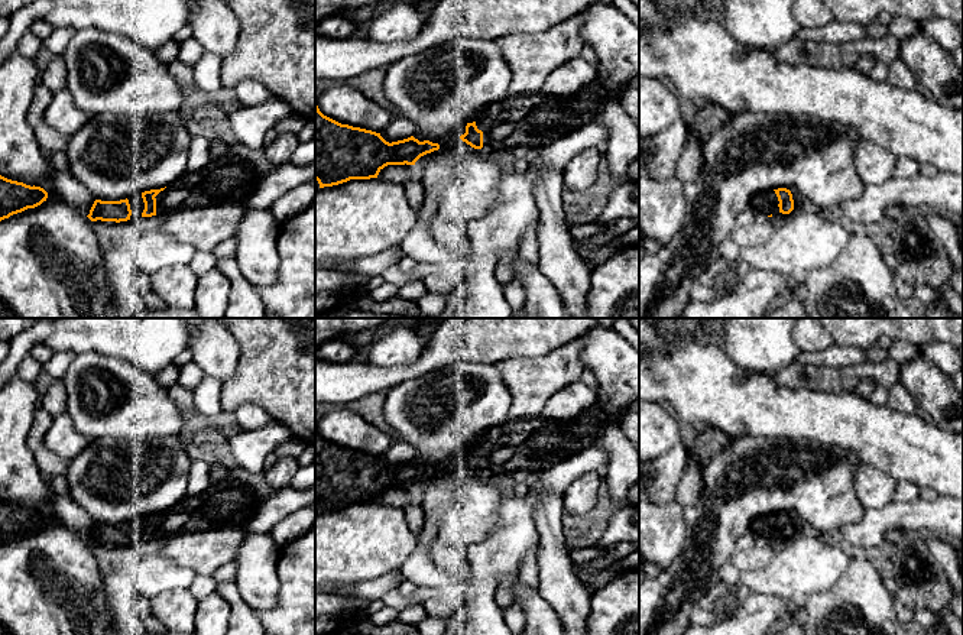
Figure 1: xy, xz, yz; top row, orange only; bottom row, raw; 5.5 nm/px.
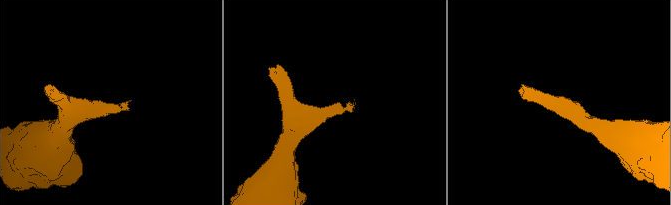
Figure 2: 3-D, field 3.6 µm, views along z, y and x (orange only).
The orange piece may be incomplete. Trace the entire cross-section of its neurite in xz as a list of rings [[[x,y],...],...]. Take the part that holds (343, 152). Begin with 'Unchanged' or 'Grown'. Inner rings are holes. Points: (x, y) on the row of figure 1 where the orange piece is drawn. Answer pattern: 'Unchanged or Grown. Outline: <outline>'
Unchanged. Outline: [[[315,94],[315,179],[320,188],[350,179],[377,178],[388,165],[415,165],[440,145],[414,136],[386,142],[380,133],[341,124],[324,116]]]

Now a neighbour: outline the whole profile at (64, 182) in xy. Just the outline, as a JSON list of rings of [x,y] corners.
[[[52,169],[51,182],[54,191],[69,205],[77,208],[81,214],[88,216],[94,204],[90,191],[75,179],[68,171]]]

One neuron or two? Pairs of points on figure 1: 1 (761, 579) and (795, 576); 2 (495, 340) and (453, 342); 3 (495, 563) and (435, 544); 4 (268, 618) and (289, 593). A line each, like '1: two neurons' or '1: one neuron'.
1: one neuron
2: one neuron
3: two neurons
4: one neuron

